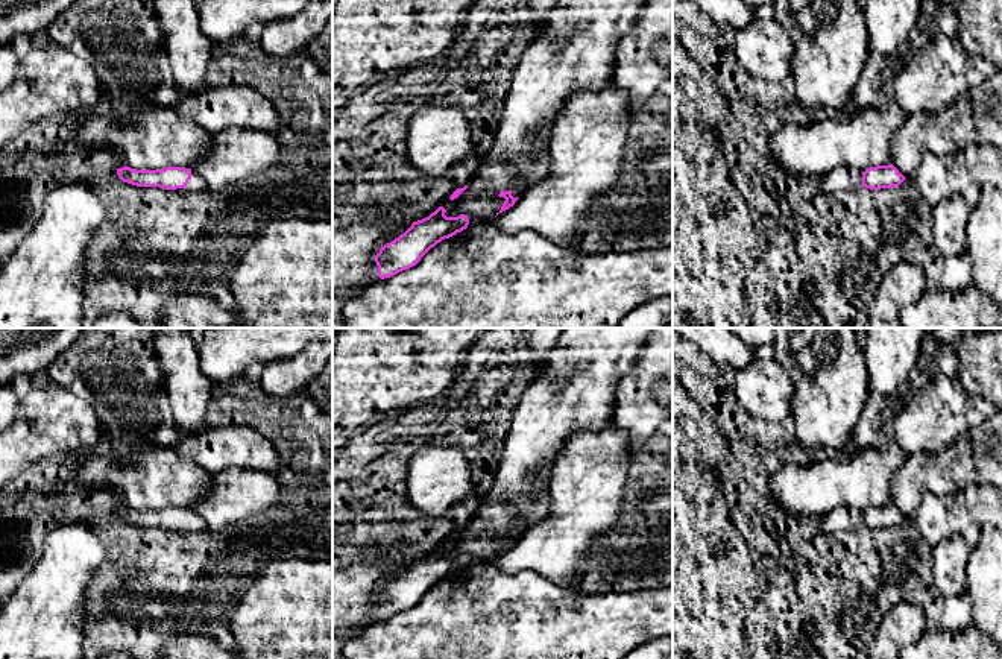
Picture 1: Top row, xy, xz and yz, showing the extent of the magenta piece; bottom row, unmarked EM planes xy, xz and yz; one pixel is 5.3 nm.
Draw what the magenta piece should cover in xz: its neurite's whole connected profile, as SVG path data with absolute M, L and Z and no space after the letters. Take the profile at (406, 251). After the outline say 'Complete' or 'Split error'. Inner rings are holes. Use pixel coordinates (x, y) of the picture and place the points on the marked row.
M439 207L428 217L413 222L398 238L384 244L375 255L377 267L370 284L416 266L437 243L468 228L468 216L446 217L445 213L446 210Z. Split error

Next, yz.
M893 164L870 167L865 172L841 167L821 176L821 193L833 199L861 187L870 190L899 187L905 179Z. Split error

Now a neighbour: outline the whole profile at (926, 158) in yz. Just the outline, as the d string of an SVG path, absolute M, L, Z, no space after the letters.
M969 144L943 156L925 152L912 182L929 207L935 207L941 197L961 193L967 205L975 208L984 193L1002 190L1002 150Z

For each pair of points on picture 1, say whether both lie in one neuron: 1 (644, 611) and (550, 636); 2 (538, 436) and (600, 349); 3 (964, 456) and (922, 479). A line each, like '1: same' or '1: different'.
1: same
2: same
3: same

